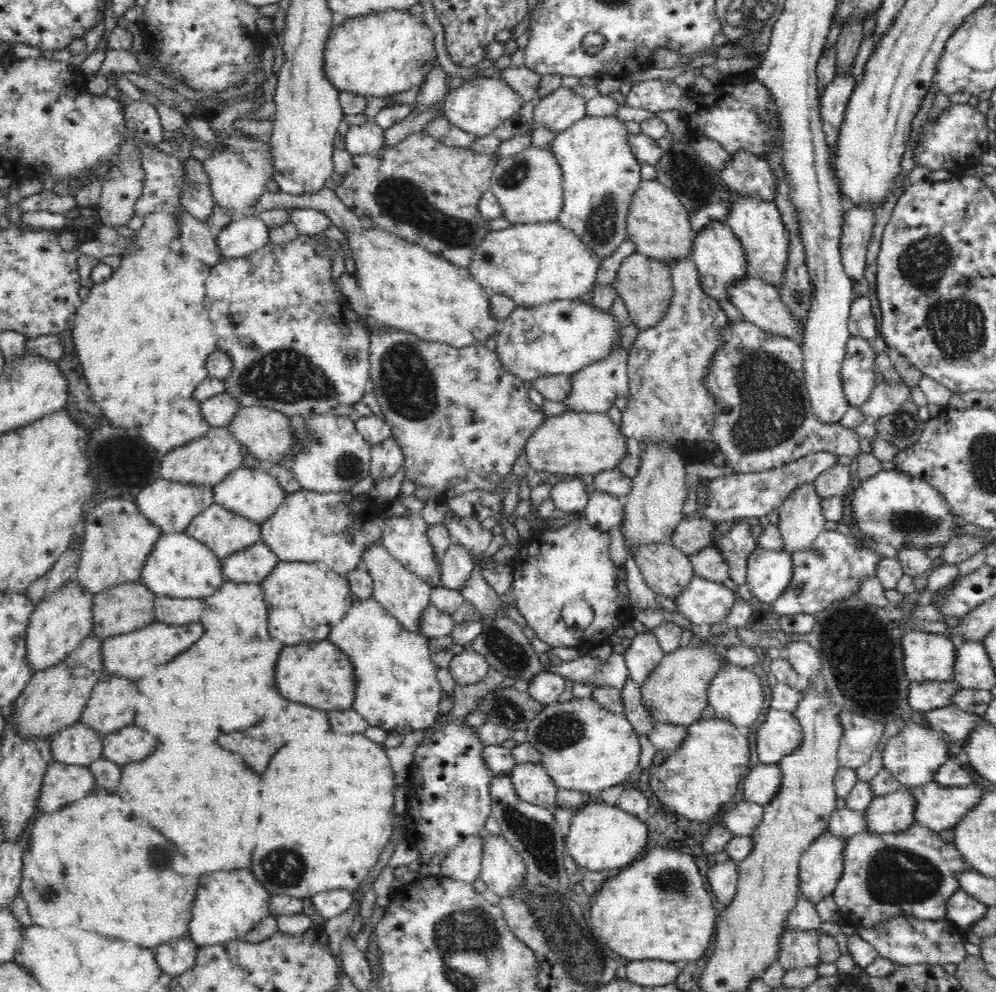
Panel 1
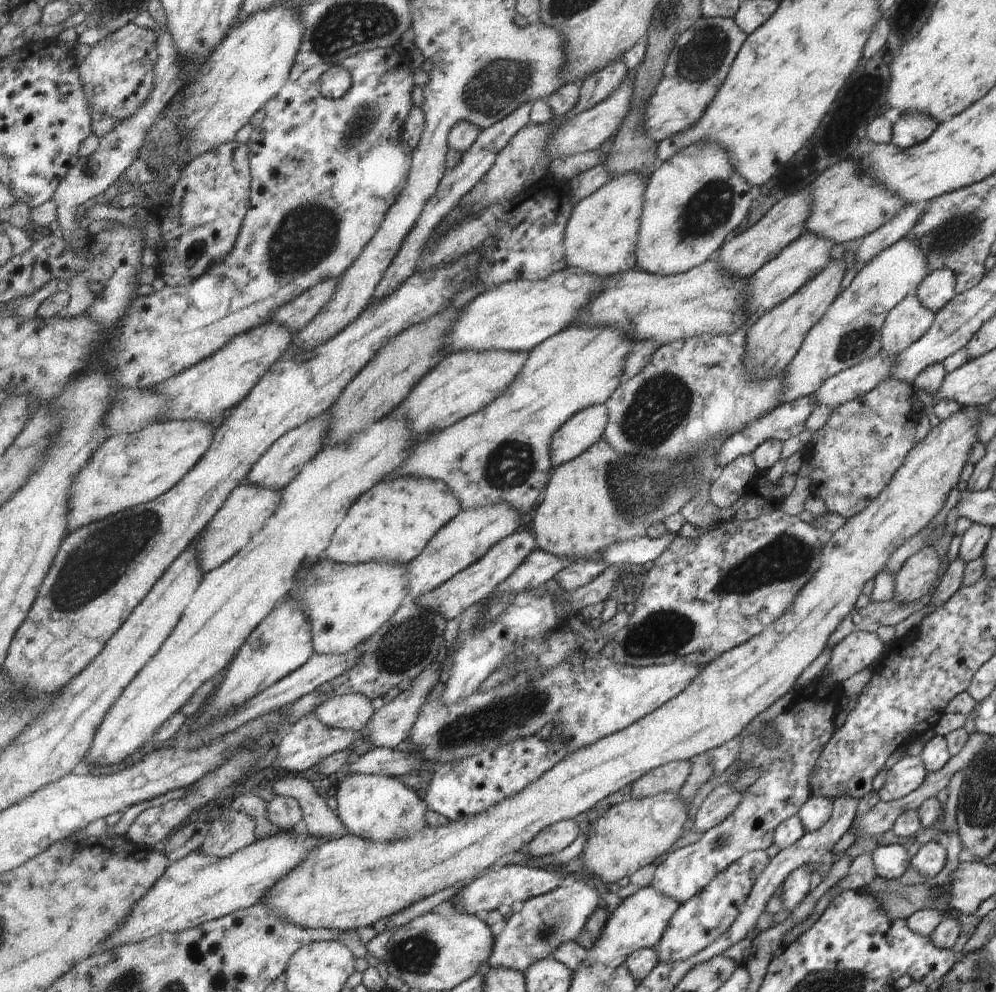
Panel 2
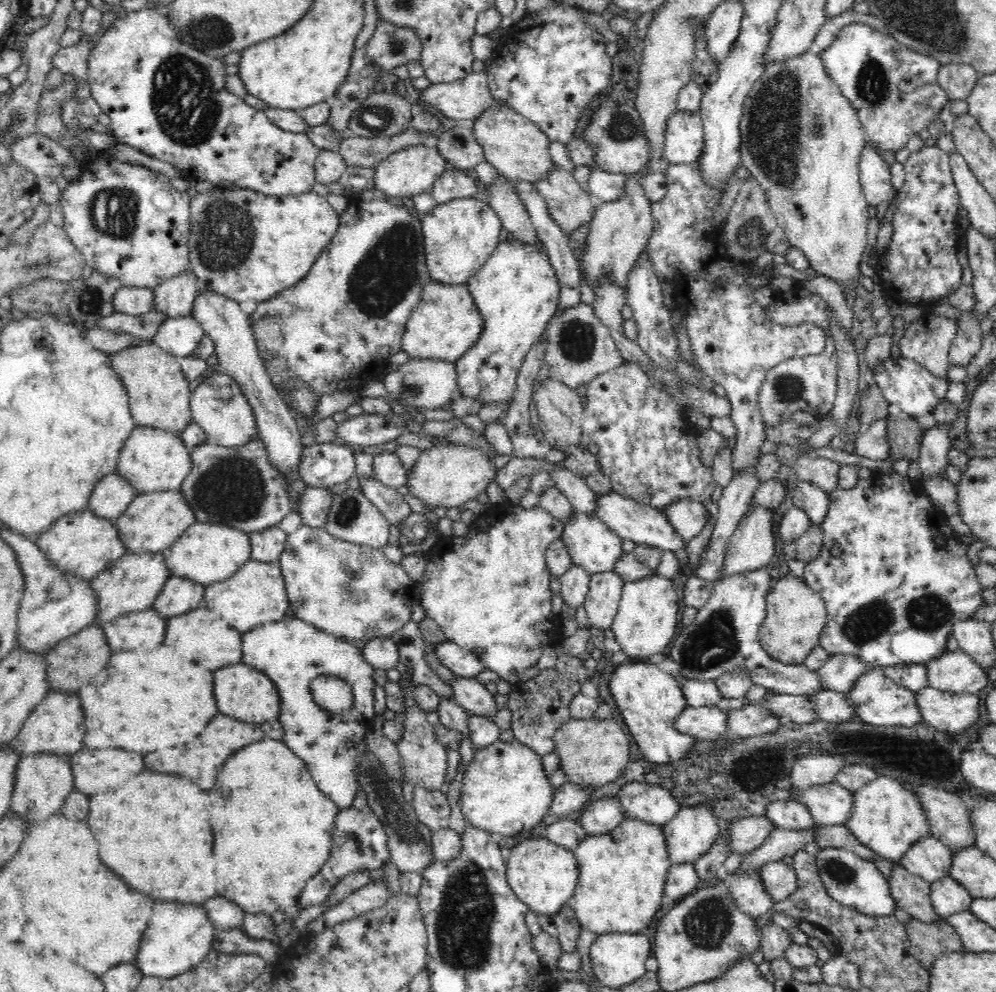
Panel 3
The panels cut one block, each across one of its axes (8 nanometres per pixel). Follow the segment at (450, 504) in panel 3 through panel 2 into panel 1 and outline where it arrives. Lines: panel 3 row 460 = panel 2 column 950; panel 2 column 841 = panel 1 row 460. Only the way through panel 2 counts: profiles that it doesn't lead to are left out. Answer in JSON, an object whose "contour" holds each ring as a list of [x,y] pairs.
{"contour":[[[565,411],[561,415],[544,417],[526,439],[523,455],[536,473],[594,476],[597,472],[615,468],[622,455],[627,453],[625,439],[619,426],[614,425],[606,413]]]}

